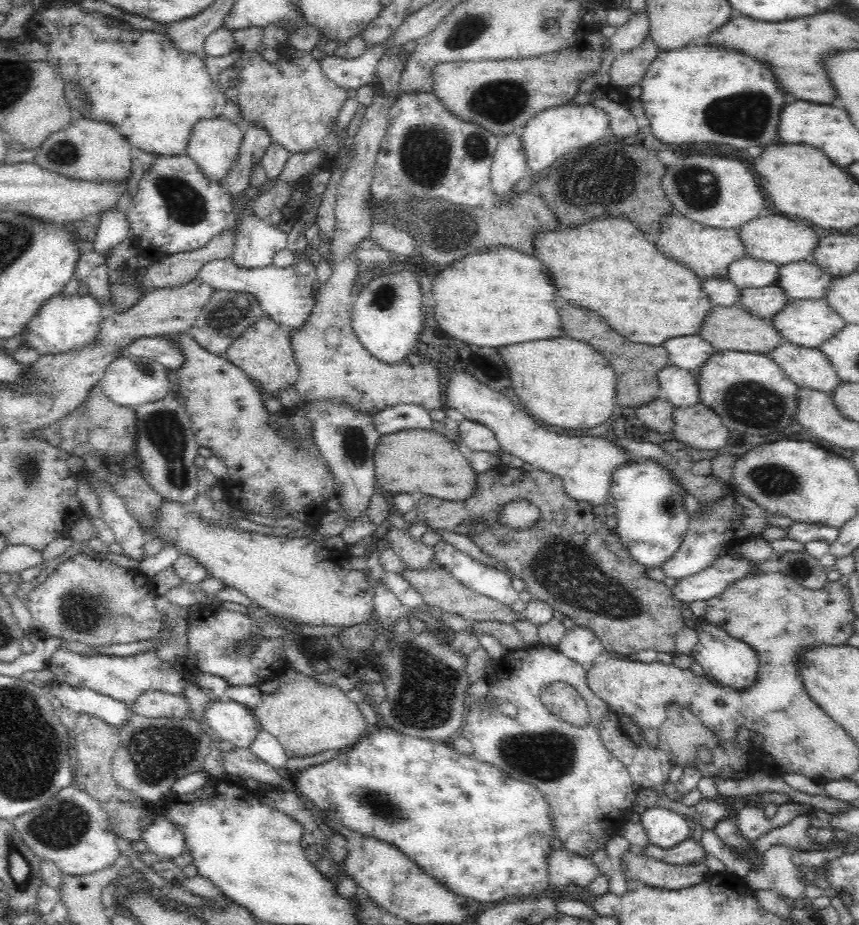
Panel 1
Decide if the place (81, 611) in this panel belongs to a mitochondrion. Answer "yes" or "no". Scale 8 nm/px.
yes

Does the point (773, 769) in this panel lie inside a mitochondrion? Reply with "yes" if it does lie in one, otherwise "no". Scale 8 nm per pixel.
no

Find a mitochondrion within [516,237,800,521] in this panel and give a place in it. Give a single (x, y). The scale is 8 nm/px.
(753, 407)

